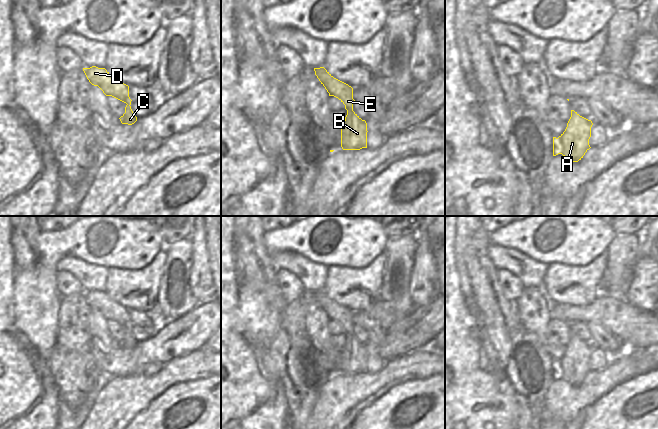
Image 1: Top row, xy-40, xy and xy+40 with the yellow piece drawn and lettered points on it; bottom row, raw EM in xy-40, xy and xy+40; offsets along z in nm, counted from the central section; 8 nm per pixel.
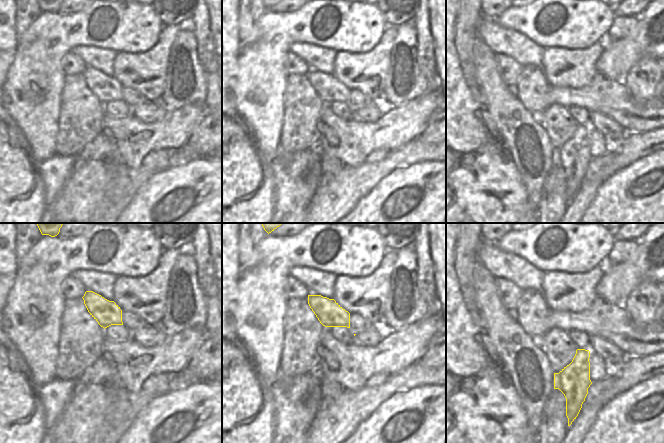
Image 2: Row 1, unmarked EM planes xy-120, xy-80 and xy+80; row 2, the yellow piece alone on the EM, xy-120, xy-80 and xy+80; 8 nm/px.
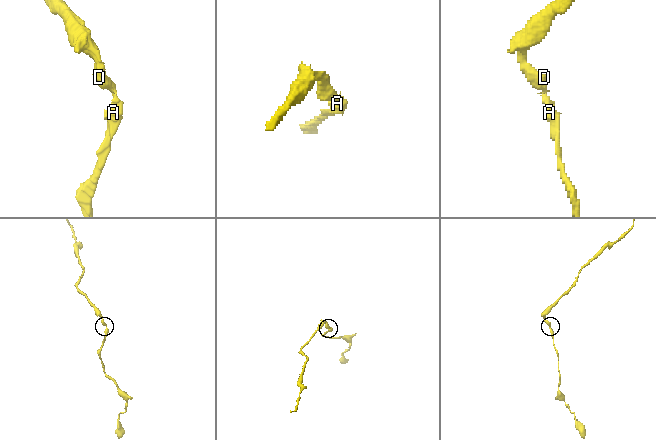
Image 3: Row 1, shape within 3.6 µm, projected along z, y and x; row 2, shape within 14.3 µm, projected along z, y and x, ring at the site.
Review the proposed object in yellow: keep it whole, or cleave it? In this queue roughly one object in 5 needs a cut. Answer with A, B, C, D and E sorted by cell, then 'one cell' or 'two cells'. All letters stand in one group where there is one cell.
groups A B C D E; one cell

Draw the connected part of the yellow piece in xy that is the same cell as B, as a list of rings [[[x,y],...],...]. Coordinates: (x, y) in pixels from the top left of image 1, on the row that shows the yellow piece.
[[[324,67],[314,68],[315,75],[325,87],[329,96],[338,98],[347,110],[341,126],[341,147],[343,150],[367,148],[367,123],[353,111],[353,88],[334,78]]]

